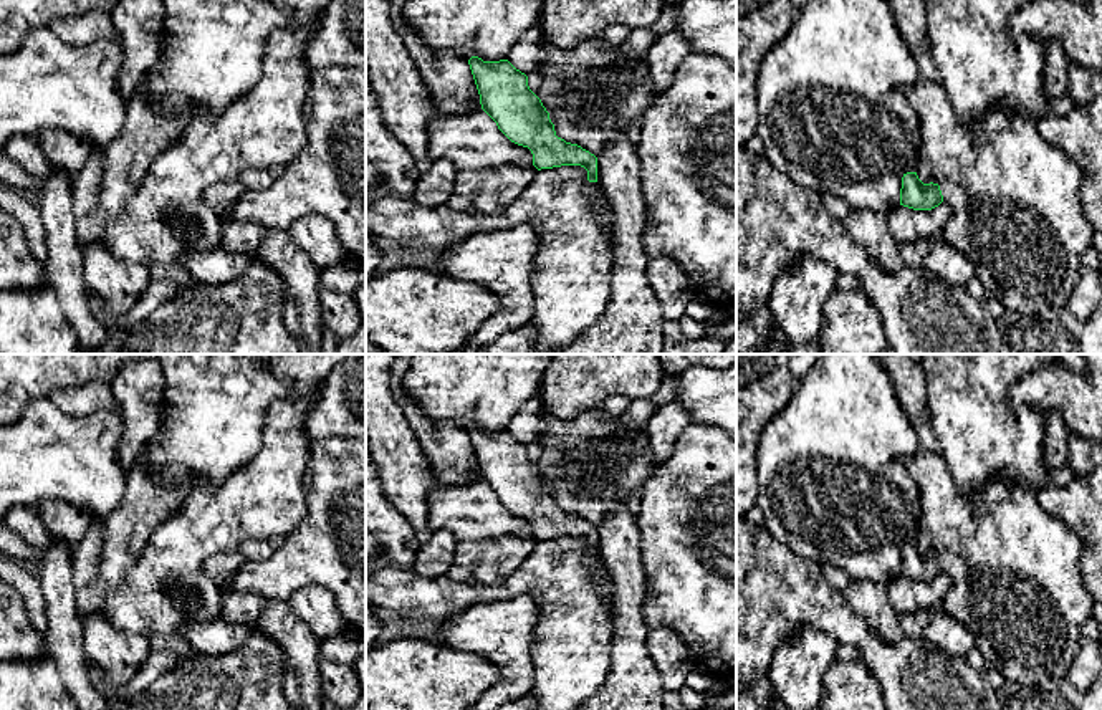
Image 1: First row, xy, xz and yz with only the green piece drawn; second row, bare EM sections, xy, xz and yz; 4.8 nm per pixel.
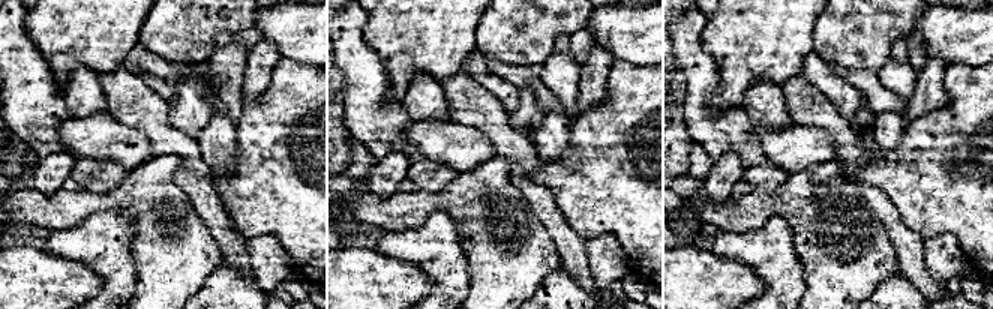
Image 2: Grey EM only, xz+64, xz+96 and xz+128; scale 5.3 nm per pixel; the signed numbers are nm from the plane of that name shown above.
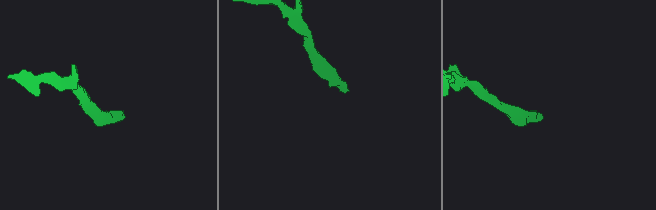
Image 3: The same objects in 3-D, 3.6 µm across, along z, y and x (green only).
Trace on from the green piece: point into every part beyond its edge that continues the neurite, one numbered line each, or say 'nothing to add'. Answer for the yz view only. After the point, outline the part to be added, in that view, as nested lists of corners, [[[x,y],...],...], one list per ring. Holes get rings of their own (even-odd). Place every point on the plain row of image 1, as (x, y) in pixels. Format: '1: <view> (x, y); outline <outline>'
1: yz (955, 568); outline [[[943,551],[938,556],[943,566],[943,574],[946,574],[953,583],[961,581],[970,574],[966,563],[960,556],[950,551]]]

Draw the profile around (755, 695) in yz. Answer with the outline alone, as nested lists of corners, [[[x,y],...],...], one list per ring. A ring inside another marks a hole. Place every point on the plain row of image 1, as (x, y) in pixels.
[[[758,675],[736,688],[736,710],[771,710],[769,677]]]

